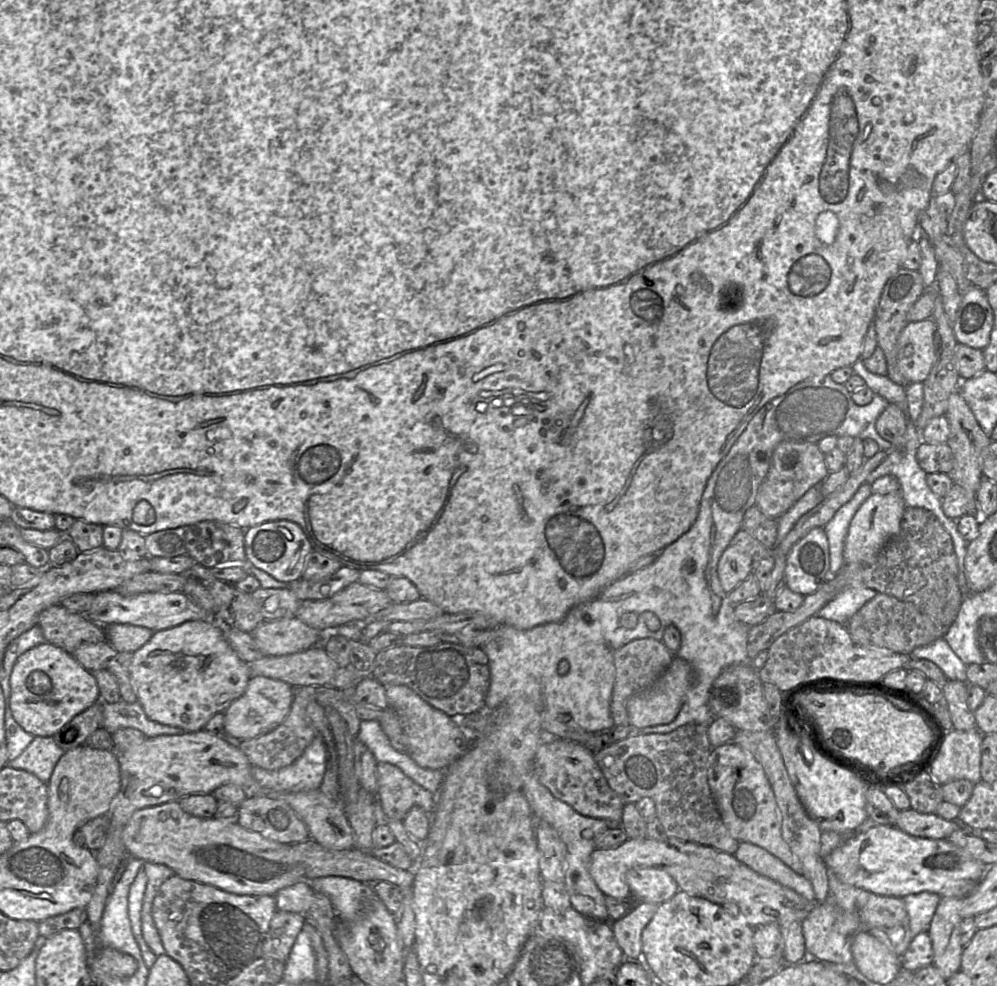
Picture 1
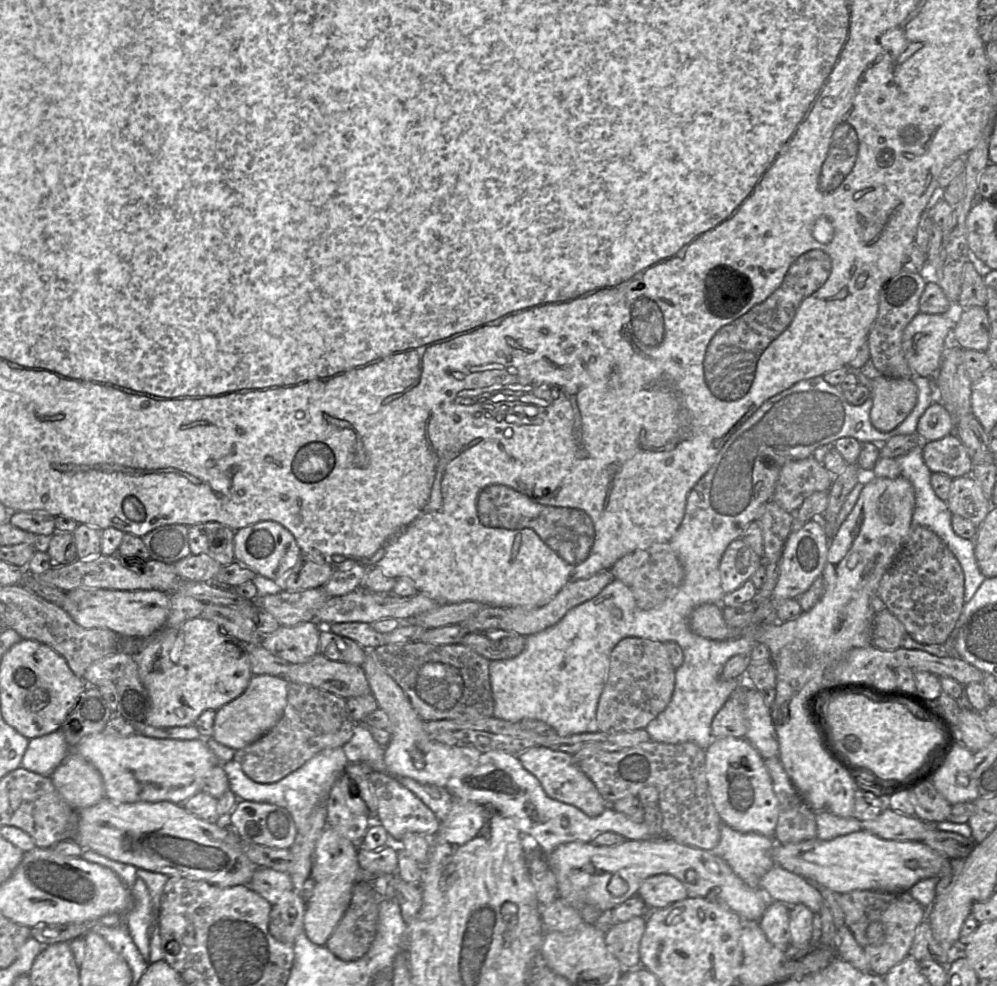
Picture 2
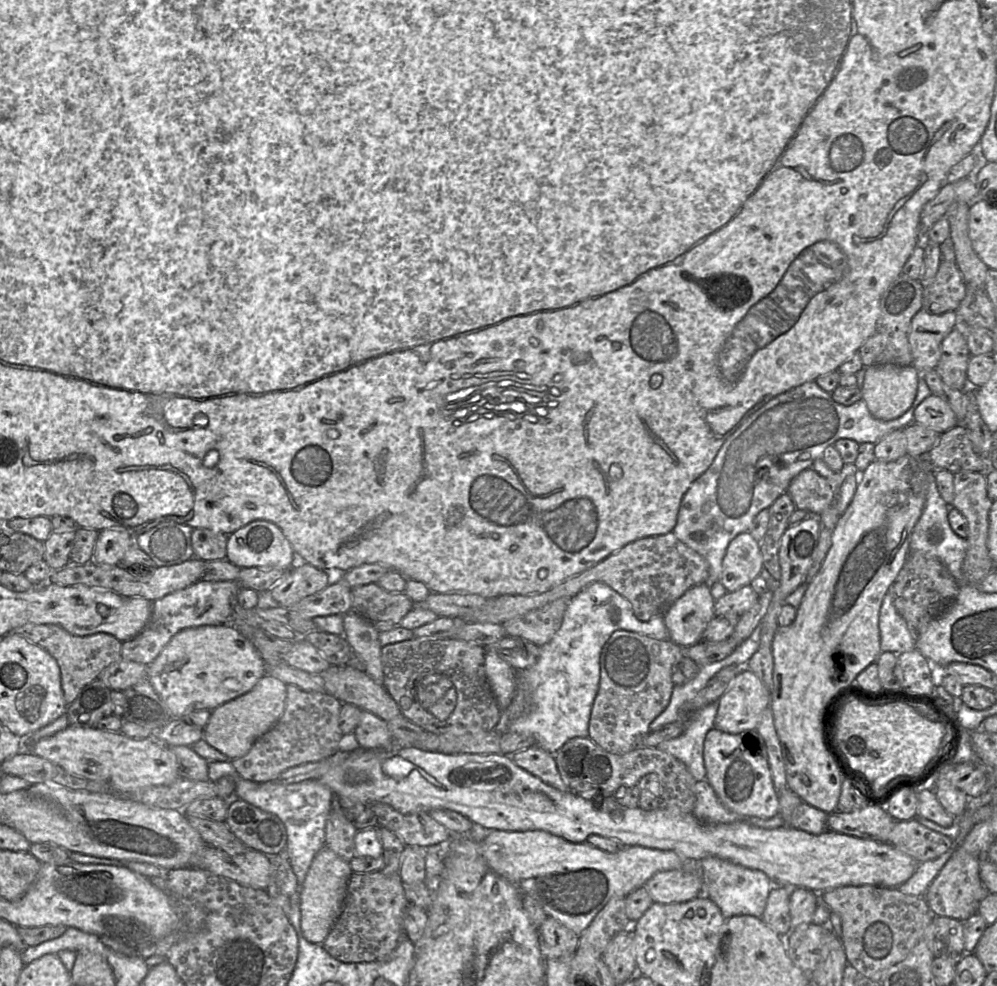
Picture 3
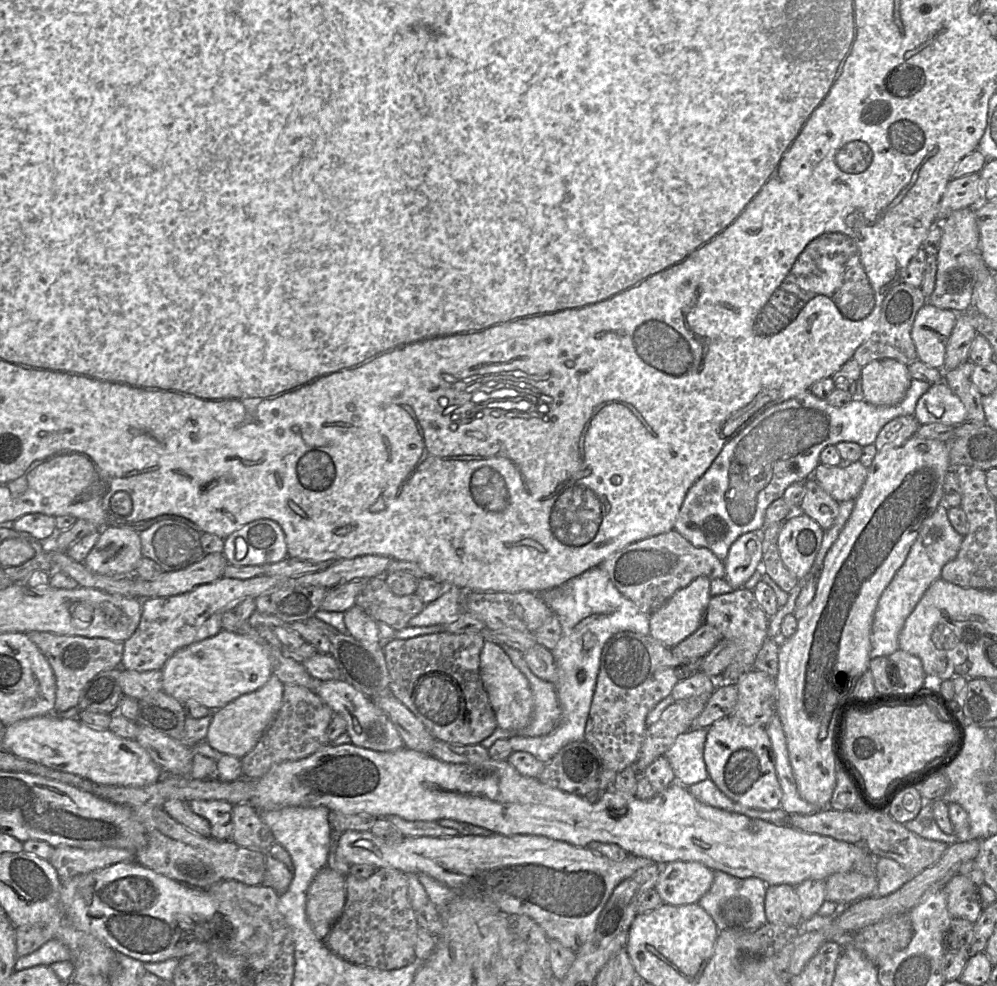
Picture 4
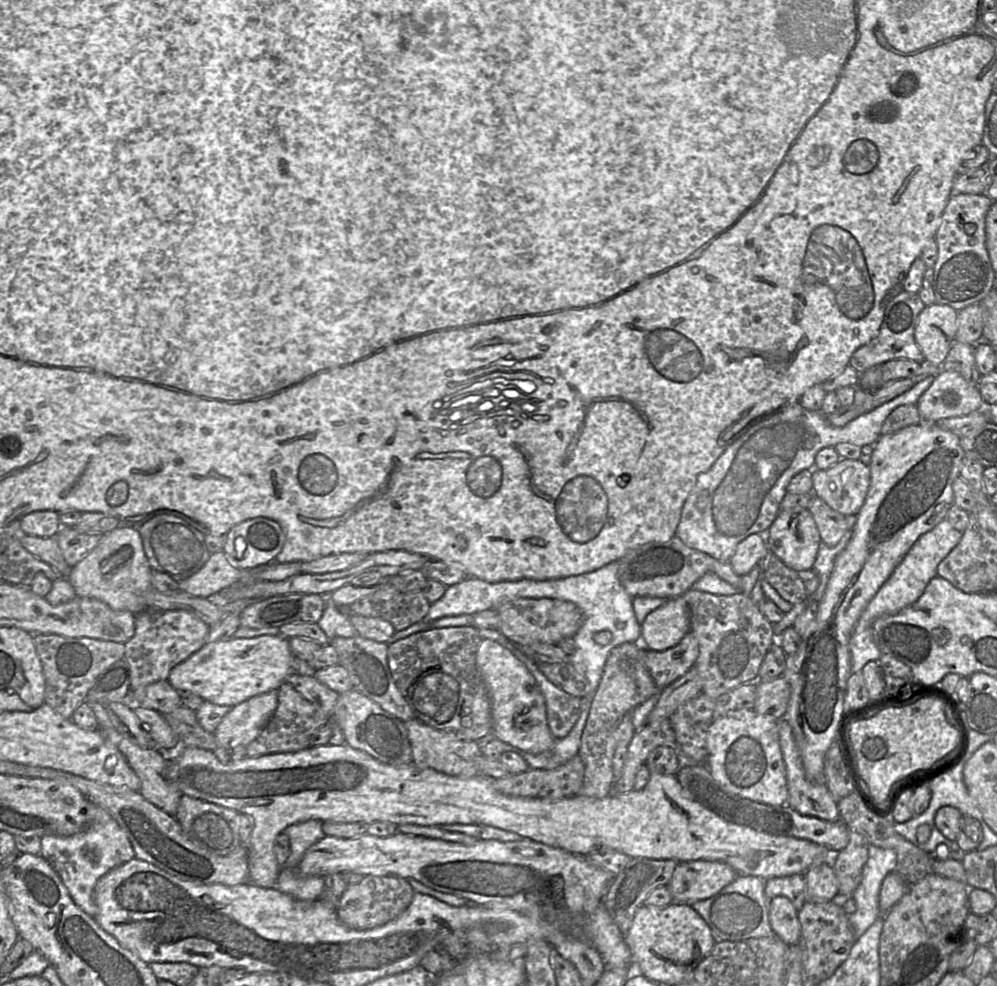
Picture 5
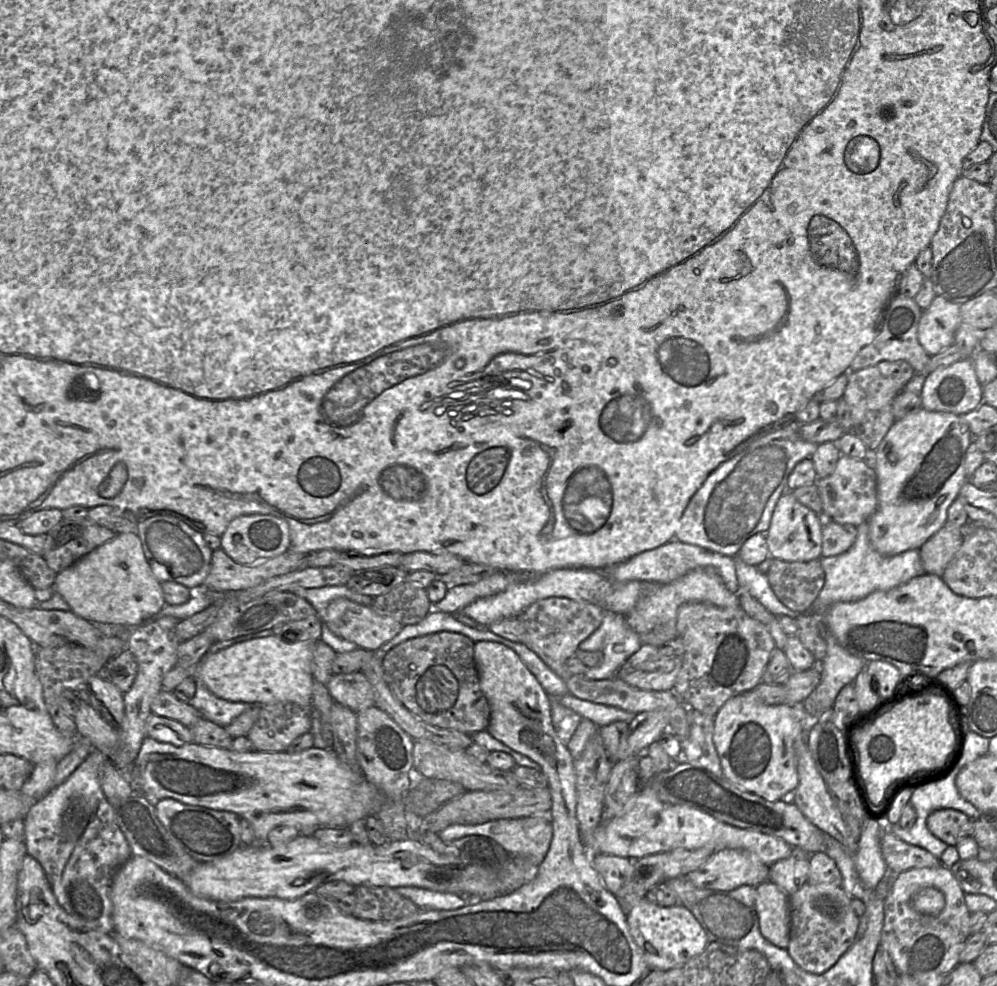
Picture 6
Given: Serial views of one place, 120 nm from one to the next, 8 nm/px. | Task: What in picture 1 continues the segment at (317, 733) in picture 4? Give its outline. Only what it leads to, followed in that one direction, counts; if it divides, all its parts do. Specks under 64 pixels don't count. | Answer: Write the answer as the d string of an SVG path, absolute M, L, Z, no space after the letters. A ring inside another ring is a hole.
M298 686L293 688L293 701L289 714L284 721L273 730L258 737L243 740L237 746L249 759L252 766L265 770L278 770L296 761L317 735L316 731L306 721L306 706L310 700L322 706L331 706L344 719L350 735L353 737L359 731L361 720L358 718L354 704L348 698L347 692L327 686Z

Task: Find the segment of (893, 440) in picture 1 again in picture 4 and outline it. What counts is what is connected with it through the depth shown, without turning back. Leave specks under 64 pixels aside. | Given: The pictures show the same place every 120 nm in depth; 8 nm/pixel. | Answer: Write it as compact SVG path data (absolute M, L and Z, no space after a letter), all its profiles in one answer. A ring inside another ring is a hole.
M881 359L861 369L862 398L874 406L895 406L903 401L911 384L908 366L895 359Z

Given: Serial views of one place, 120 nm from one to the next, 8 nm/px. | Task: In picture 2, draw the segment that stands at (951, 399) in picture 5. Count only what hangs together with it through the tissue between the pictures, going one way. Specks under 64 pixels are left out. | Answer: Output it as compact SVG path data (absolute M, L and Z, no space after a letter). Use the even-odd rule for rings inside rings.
M935 400L920 417L917 435L922 442L935 441L954 433L954 421L944 405Z

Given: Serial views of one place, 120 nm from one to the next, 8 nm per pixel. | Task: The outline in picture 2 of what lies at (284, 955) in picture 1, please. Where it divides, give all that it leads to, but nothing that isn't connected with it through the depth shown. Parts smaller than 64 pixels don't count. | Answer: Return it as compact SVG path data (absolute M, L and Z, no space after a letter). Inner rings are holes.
M293 887L290 892L282 896L271 906L268 921L270 934L280 942L294 944L296 936L303 931L304 913L305 901Z

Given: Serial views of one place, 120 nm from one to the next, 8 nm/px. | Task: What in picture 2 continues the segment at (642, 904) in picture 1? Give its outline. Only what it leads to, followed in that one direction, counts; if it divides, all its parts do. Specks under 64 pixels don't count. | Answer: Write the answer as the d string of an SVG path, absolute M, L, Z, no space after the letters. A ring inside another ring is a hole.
M646 916L615 923L605 934L605 943L624 969L640 966L639 945L645 931Z

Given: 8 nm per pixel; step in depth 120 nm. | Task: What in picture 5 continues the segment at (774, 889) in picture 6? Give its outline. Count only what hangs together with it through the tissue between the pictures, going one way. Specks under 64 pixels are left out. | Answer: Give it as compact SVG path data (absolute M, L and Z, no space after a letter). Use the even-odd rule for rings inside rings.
M777 896L768 903L769 922L774 934L788 946L798 943L800 939L800 924L797 910L792 902Z

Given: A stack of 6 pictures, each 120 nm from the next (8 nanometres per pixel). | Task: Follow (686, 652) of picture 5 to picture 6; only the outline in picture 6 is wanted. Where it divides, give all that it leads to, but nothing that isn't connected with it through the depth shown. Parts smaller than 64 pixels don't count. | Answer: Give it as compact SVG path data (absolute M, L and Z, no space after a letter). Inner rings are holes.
M675 639L661 647L642 644L615 677L642 690L673 691L682 666L684 647Z

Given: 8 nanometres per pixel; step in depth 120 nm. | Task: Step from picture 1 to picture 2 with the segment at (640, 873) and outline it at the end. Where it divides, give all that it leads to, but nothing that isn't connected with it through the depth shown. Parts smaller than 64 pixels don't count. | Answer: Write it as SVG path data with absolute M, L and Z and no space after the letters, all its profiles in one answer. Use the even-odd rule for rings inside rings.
M656 874L644 880L637 893L649 910L664 908L688 897L684 885L669 874Z

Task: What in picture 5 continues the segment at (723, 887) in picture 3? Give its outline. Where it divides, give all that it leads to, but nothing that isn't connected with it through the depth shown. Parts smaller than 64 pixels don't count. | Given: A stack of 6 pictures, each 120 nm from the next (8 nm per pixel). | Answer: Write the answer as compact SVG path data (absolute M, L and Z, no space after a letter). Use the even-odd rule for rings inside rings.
M737 876L731 884L724 887L716 895L694 902L691 906L707 923L715 942L736 942L775 935L769 922L764 880L759 877Z

